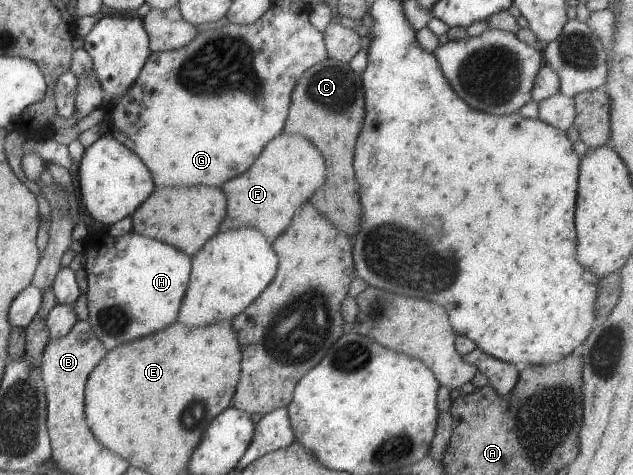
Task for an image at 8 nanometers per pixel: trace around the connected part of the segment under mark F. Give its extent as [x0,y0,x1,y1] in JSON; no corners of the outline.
[219,134,325,244]

